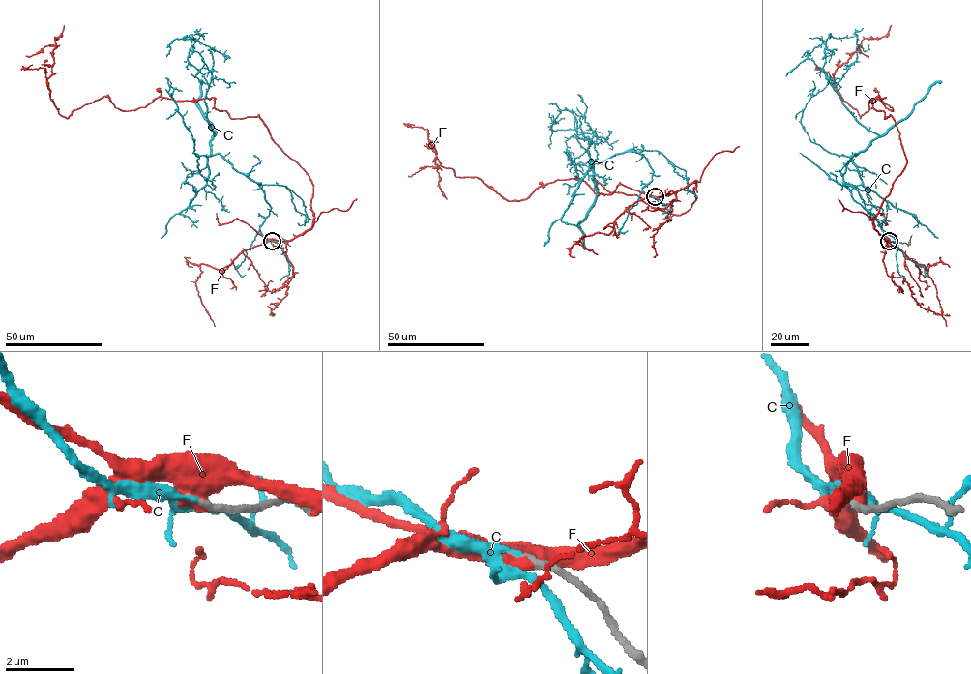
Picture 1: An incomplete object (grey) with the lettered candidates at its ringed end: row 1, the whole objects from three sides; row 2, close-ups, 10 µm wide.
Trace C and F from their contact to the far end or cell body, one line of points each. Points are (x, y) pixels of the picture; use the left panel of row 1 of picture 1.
C: (272, 241), (259, 229), (271, 206), (261, 188), (211, 154), (204, 97), (210, 48), (175, 39), (166, 56)
F: (273, 241), (310, 227), (312, 184), (259, 116), (102, 96), (63, 117), (47, 79), (64, 25)

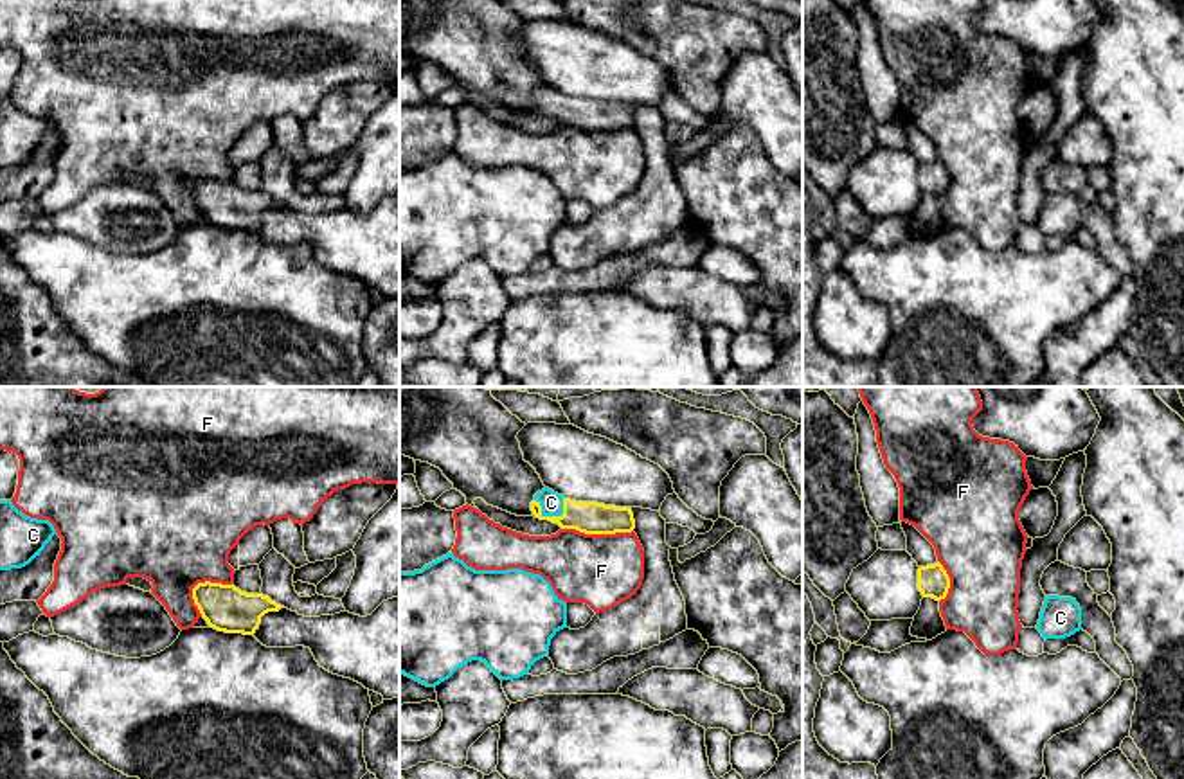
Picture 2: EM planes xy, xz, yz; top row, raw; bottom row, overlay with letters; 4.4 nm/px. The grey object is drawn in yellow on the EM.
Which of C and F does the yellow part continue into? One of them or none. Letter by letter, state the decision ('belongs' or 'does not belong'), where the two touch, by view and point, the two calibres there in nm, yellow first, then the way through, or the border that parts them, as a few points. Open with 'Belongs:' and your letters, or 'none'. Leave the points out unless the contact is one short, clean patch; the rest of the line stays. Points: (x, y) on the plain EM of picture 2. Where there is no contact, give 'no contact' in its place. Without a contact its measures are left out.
Belongs: C
C: belongs; meets yellow in xz at (546, 114); 140 nm thick on the yellow side, 100 nm on the other; runs through xz (587, 114), (546, 114), (546, 105), (551, 99)
F: does not belong; meets yellow in xz at (598, 130); 140 nm thick on the yellow side, 320 nm on the other

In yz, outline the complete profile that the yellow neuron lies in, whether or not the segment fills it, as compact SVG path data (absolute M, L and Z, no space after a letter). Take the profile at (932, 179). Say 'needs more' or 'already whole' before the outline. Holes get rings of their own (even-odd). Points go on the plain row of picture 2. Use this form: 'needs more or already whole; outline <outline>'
already whole; outline M939 158L918 166L918 187L923 194L941 198L946 194L948 185L950 175Z

